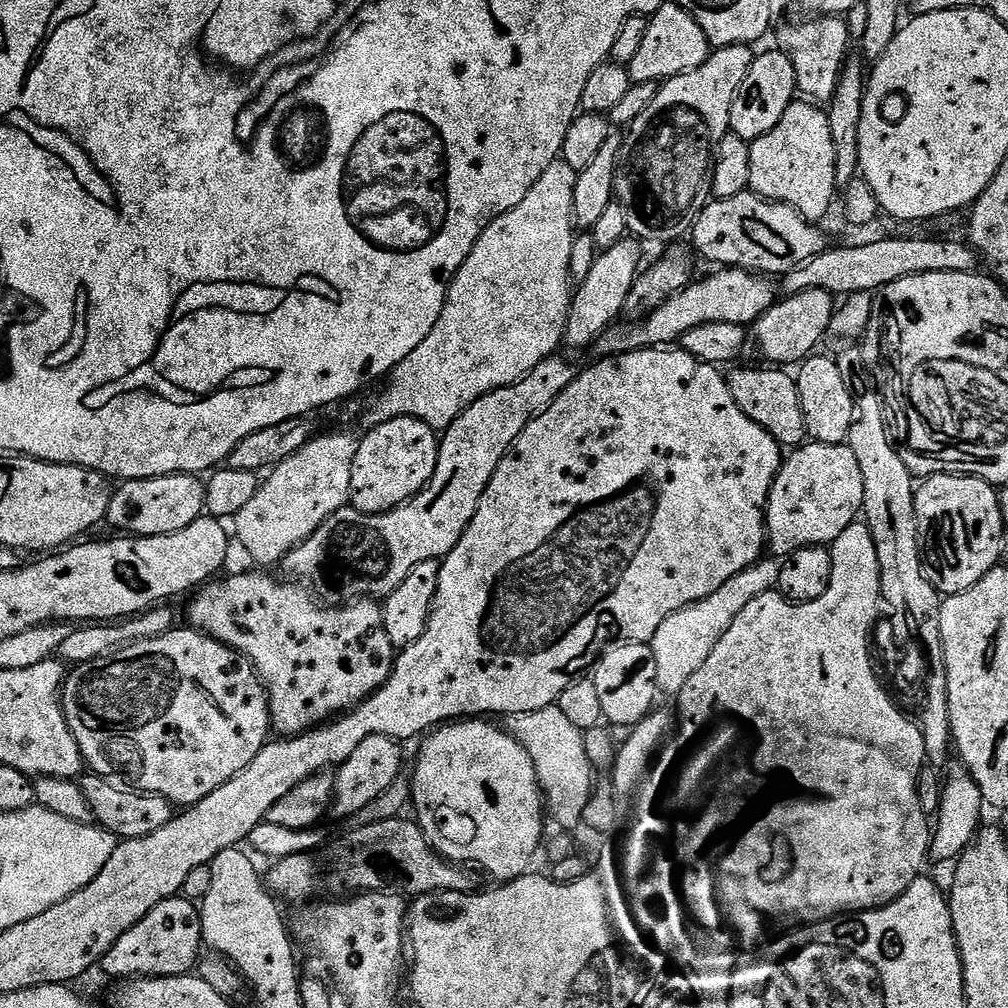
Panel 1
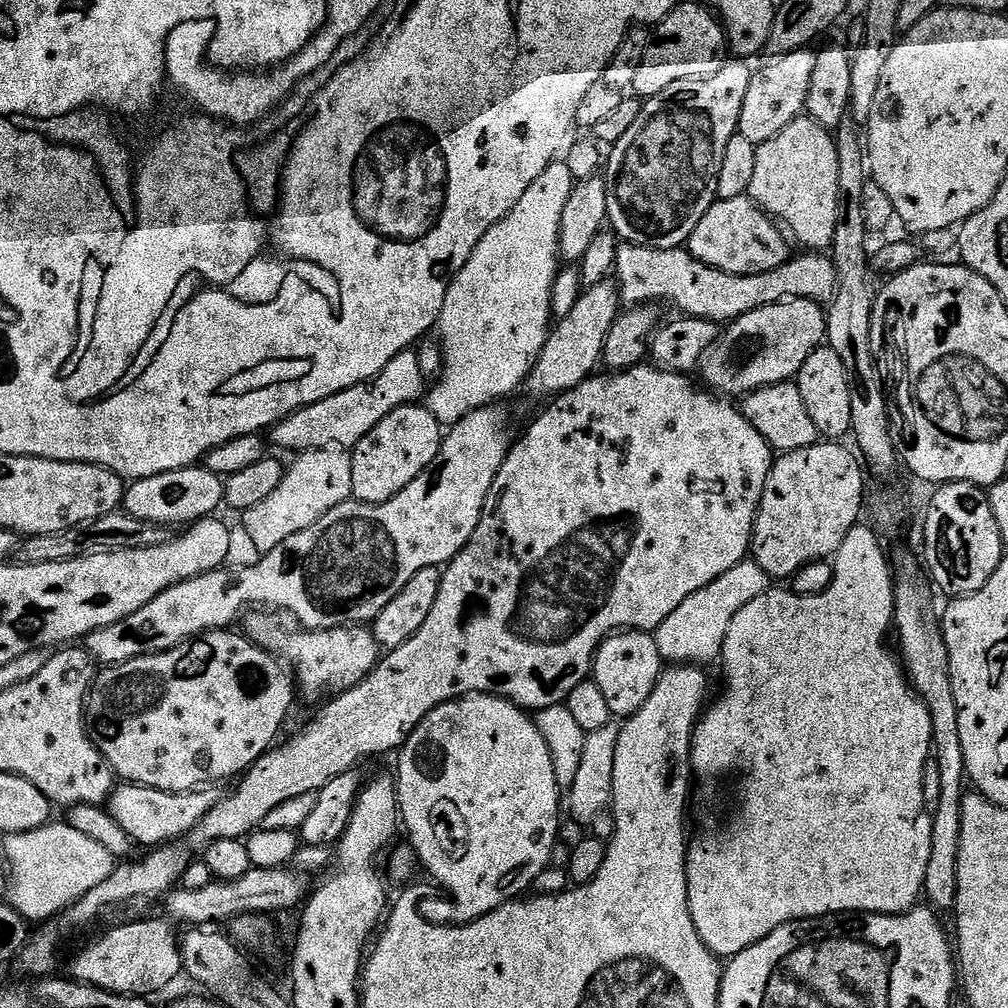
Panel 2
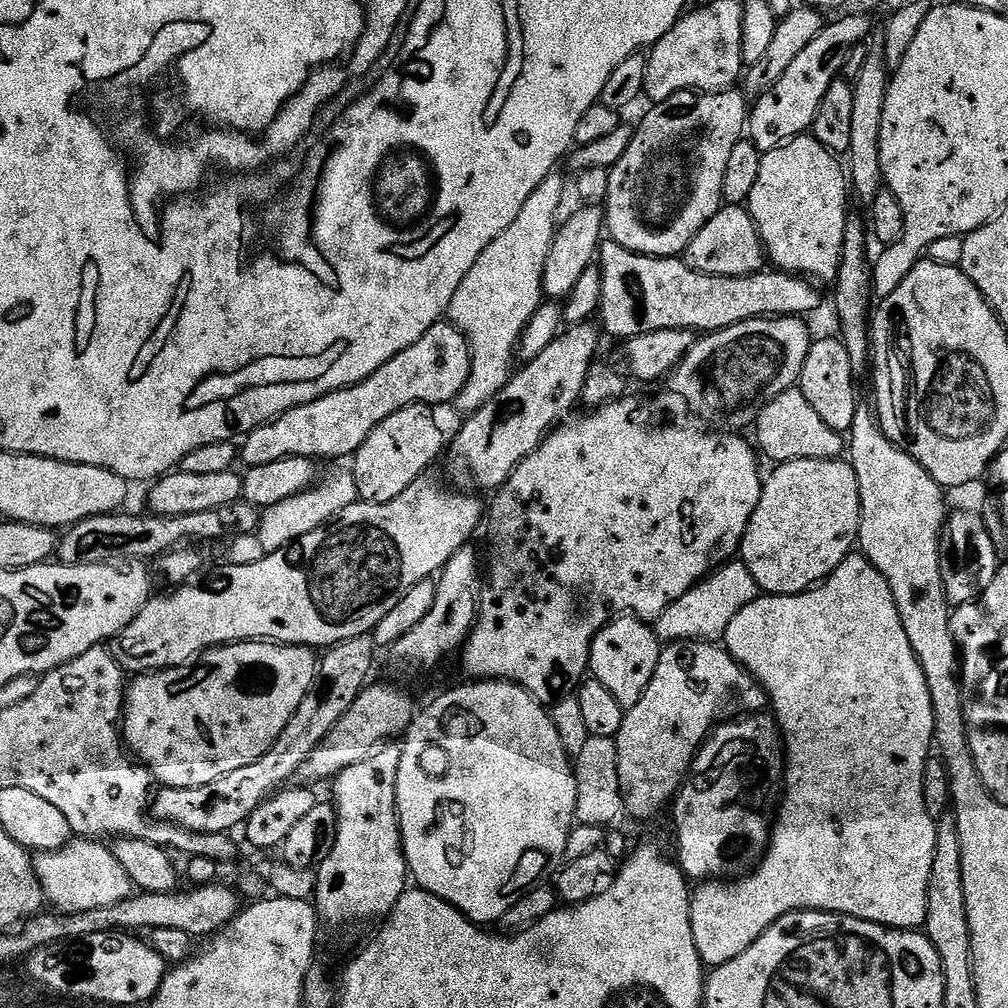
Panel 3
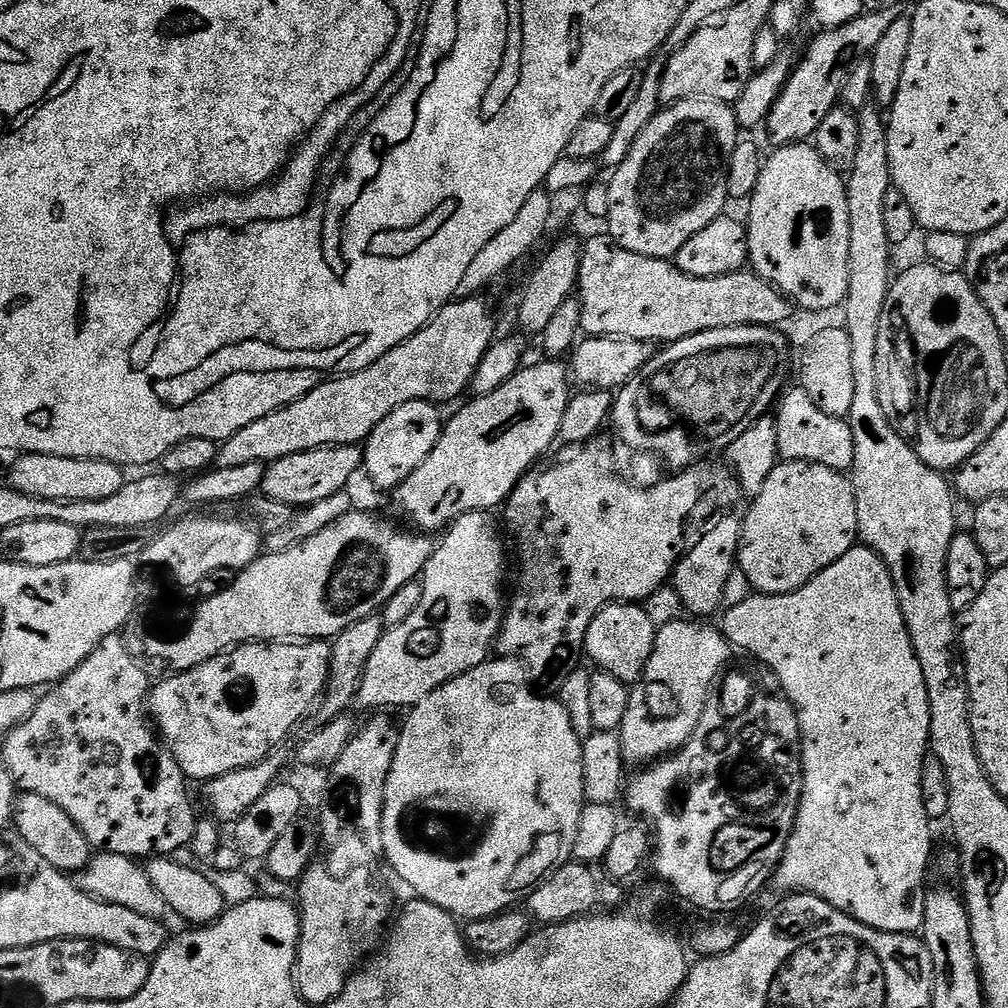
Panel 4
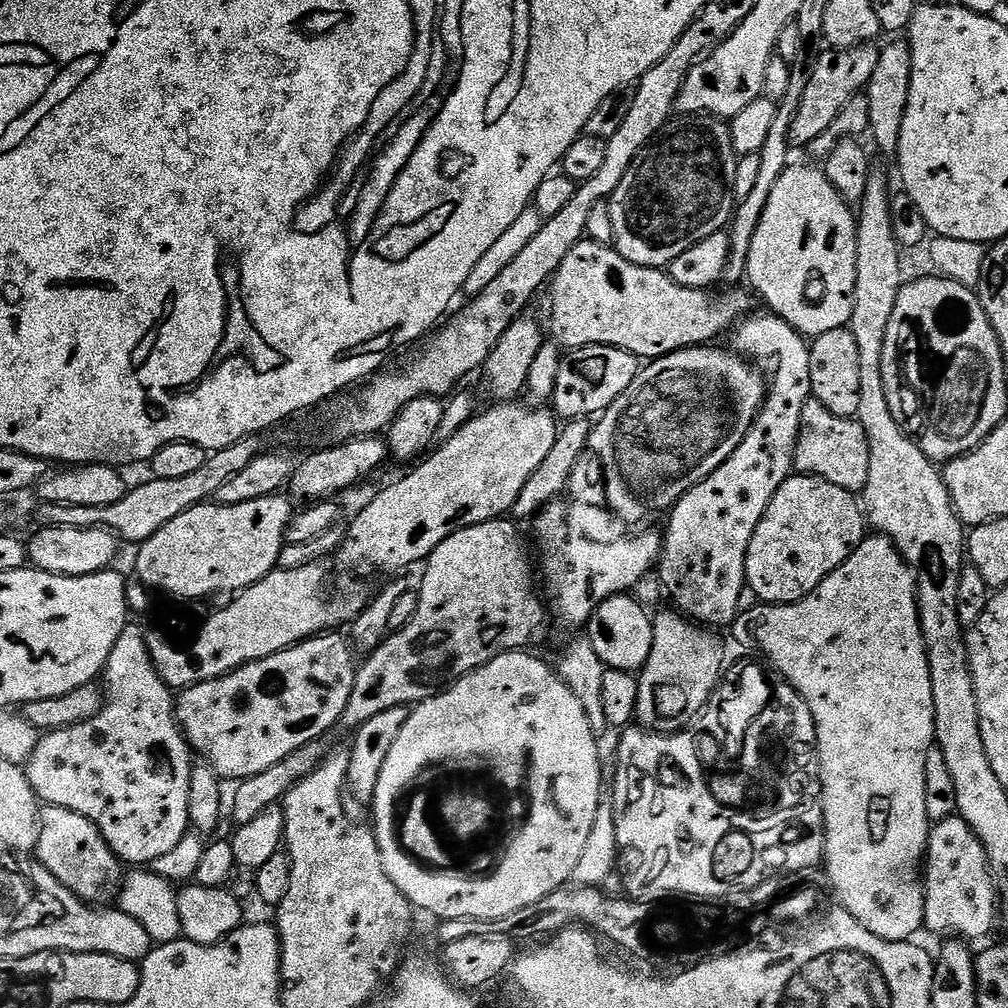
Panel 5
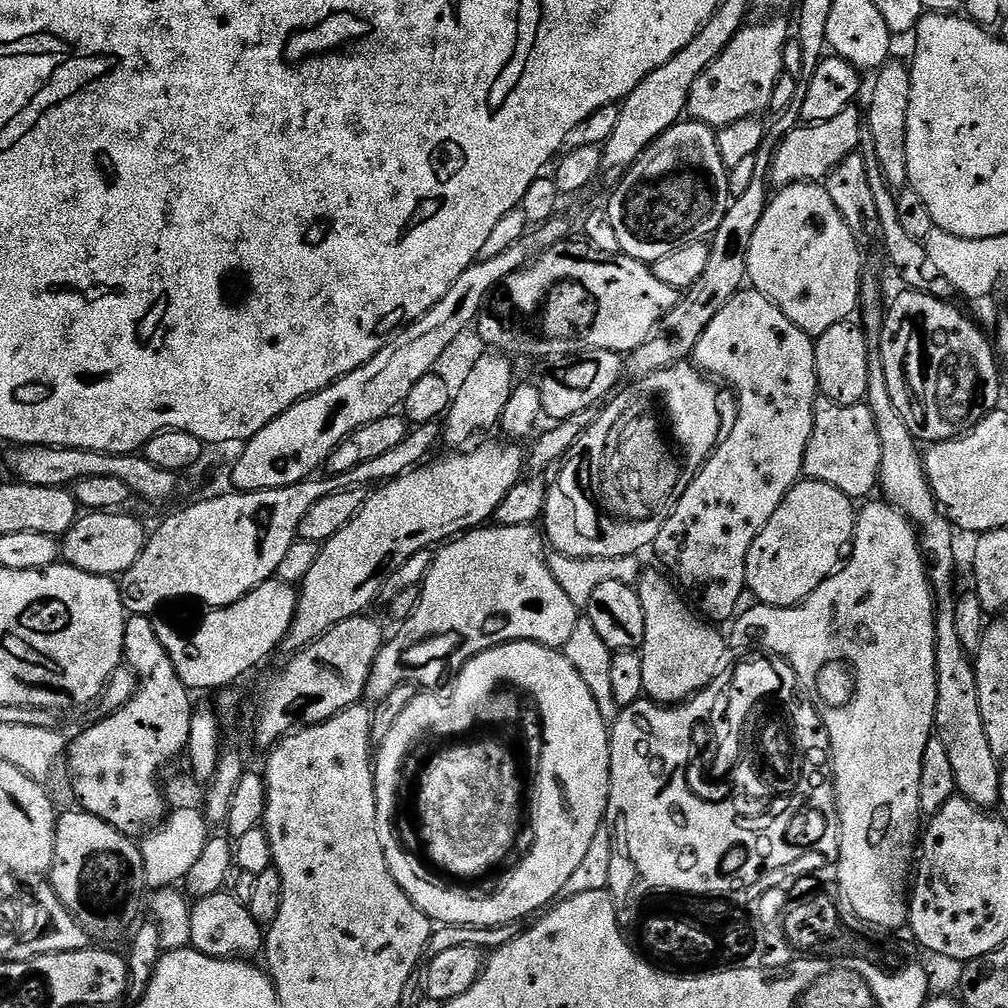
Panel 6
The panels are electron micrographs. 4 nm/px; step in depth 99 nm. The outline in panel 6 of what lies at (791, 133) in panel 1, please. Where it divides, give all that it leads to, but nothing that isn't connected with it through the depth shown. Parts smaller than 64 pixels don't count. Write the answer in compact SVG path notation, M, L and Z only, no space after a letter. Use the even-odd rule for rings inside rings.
M820 182L790 184L768 201L768 209L754 230L748 251L748 280L794 326L815 338L830 326L849 319L860 302L861 245L850 234L834 206L827 187Z

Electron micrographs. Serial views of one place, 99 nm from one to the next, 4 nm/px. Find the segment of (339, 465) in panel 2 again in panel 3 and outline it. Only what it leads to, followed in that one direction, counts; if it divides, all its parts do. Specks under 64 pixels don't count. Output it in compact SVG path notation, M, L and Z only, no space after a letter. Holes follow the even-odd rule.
M344 468L332 473L327 478L326 484L315 485L306 492L300 492L284 502L265 509L261 513L260 524L256 531L265 553L276 552L280 548L287 547L302 534L308 534L318 526L328 523L346 506L355 503L357 498L357 484L351 471Z

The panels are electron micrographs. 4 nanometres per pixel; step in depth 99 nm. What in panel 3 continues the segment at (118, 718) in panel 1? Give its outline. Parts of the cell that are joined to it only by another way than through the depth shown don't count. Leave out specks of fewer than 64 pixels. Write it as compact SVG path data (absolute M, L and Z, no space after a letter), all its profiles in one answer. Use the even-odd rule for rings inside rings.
M245 640L239 644L226 644L208 649L207 659L212 659L212 664L193 662L182 668L164 668L161 672L145 672L137 675L136 680L127 685L124 698L124 711L122 713L122 740L127 751L143 767L150 770L153 781L166 788L189 788L190 786L206 786L223 776L230 776L234 770L239 770L251 763L258 762L260 758L275 744L275 740L286 730L286 724L298 710L302 700L306 698L316 681L318 669L318 656L313 649L290 644L278 644L262 640Z

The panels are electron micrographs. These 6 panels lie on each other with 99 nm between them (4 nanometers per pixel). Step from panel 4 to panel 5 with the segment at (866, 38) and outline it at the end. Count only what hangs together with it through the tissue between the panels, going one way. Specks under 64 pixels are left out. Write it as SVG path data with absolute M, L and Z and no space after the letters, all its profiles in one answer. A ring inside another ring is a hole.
M875 43L858 44L854 48L837 48L820 53L814 66L814 74L810 74L810 82L806 92L802 94L802 102L798 112L794 114L794 122L790 126L790 141L793 145L810 146L818 134L822 134L838 118L842 106L851 96L867 89L870 78L874 74L874 66L878 66L880 48Z

